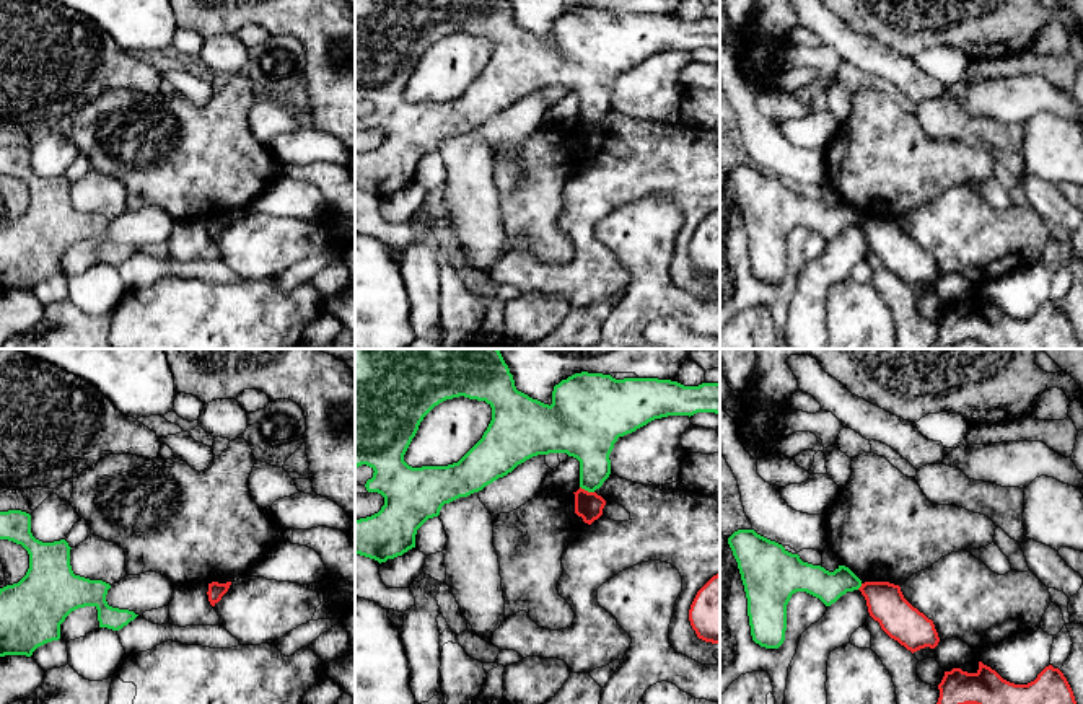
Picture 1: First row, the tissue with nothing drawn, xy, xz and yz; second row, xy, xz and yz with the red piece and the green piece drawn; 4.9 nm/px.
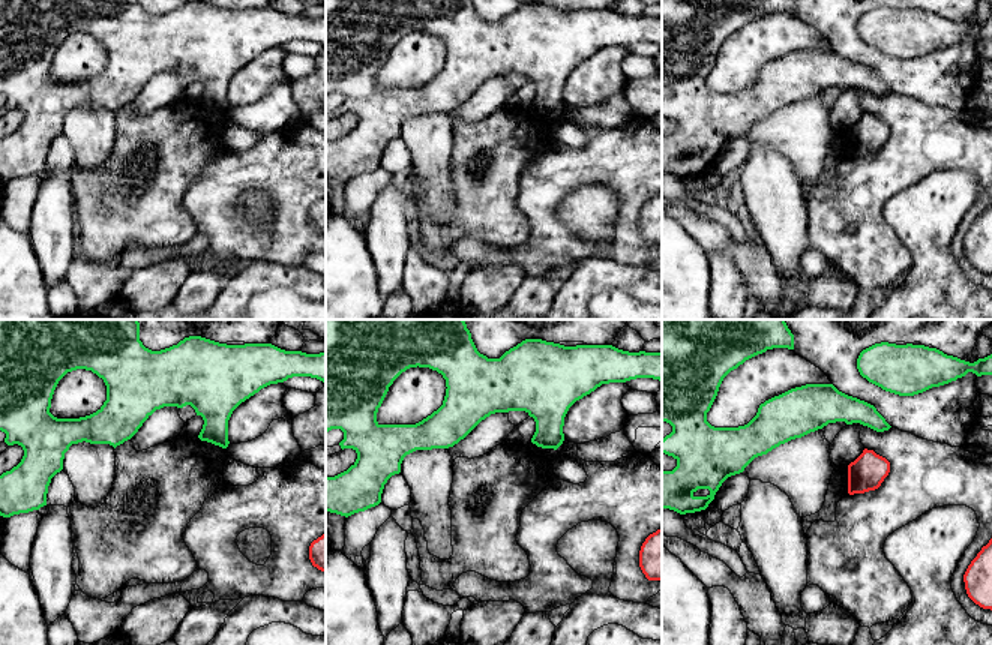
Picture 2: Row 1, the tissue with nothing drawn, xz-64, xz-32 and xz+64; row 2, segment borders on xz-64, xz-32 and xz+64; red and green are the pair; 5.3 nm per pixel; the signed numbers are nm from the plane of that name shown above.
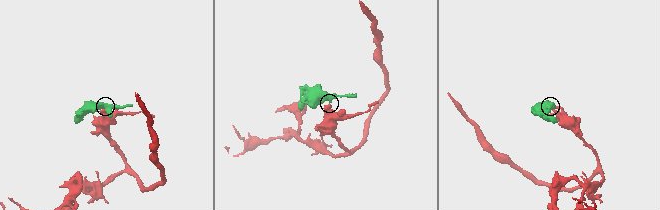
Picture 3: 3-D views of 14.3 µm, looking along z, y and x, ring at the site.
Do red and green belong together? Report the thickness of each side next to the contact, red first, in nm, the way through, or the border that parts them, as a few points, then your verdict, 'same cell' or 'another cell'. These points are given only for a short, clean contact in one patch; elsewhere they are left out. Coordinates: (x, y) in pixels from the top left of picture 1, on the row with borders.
140/220 nm | along xz (580, 486), (593, 492) | another cell

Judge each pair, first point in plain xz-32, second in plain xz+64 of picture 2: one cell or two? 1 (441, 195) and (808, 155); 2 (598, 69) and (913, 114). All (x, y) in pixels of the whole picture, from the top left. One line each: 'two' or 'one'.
1: two
2: two

